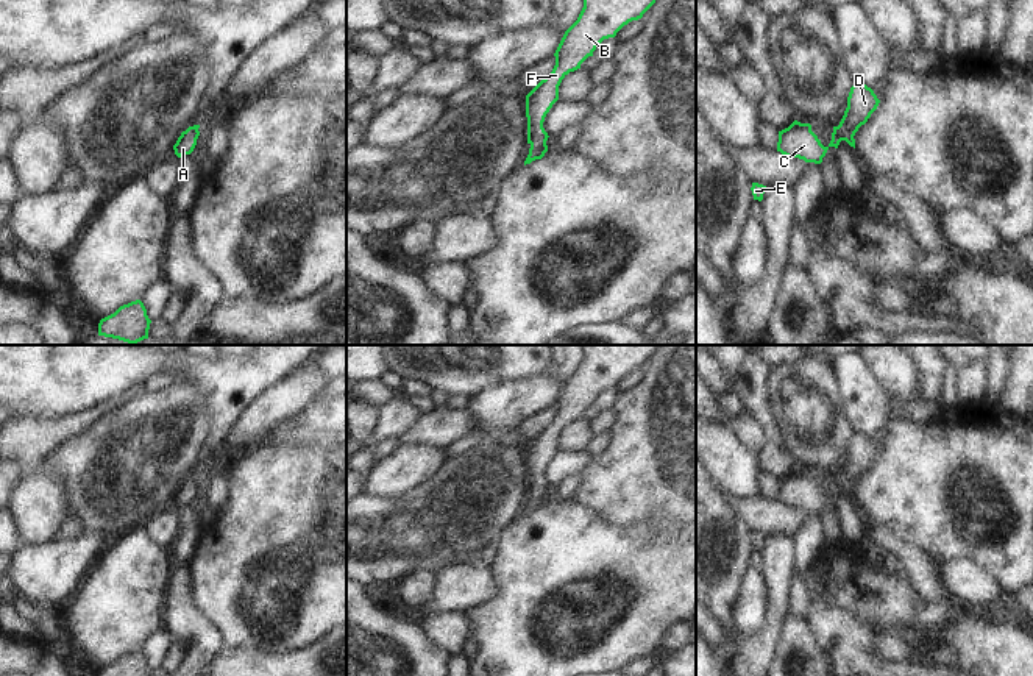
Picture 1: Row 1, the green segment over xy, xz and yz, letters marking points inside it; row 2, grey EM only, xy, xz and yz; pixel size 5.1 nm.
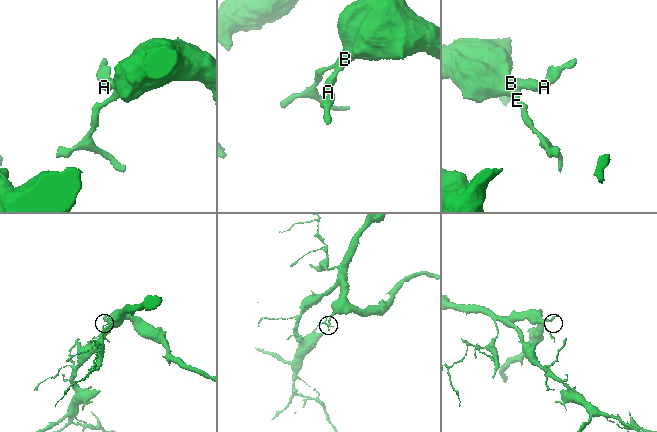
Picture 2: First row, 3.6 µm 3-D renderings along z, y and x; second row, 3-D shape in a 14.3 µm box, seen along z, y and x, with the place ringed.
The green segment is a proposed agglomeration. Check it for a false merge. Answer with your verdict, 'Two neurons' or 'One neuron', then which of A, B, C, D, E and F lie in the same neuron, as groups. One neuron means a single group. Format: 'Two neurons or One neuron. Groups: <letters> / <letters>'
One neuron. Groups: A B C D E F.

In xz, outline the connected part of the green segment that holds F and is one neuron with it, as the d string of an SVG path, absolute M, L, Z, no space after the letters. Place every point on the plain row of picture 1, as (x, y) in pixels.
M582 345L584 358L577 370L565 381L554 403L556 415L552 422L526 445L527 493L531 498L524 515L535 509L541 509L548 501L546 490L549 486L543 478L543 471L552 454L559 450L559 436L562 429L570 422L580 418L580 414L588 406L593 406L593 401L604 389L615 387L624 375L641 368L658 347L662 345Z

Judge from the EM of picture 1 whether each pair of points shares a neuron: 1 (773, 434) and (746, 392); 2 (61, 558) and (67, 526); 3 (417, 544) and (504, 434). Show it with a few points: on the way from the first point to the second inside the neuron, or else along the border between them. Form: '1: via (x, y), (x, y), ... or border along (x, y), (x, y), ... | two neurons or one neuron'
1: via (768, 423), (756, 403) | one neuron
2: border along (85, 530), (74, 537), (56, 539) | two neurons
3: border along (489, 437), (504, 444), (518, 444) | two neurons

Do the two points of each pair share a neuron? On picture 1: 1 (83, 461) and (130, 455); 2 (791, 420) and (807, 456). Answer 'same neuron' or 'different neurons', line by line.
1: same neuron
2: same neuron

